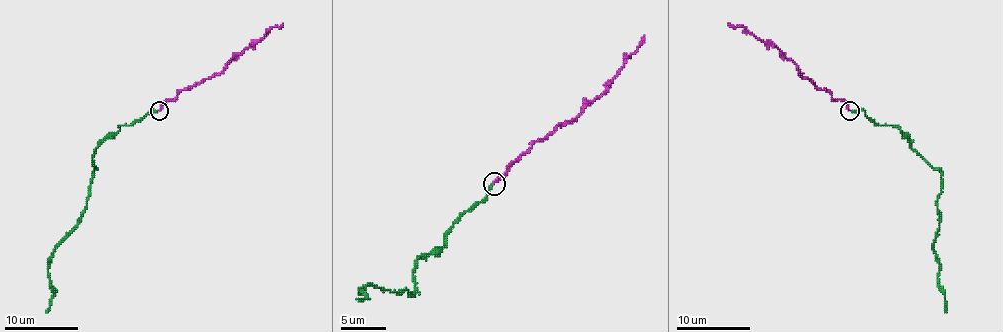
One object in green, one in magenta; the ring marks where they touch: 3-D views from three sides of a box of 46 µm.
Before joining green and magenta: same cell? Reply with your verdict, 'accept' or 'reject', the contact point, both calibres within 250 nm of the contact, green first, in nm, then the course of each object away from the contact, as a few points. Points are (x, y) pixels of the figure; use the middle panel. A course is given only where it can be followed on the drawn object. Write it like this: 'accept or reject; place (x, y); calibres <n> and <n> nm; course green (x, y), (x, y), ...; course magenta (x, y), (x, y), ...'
accept; place (494, 183); calibres 160 and 200 nm; course green (493, 184), (457, 220), (441, 247), (417, 260), (412, 294), (367, 285), (358, 292), (365, 296), (356, 299); course magenta (493, 184), (531, 146), (556, 128), (570, 123), (601, 94), (644, 35)

